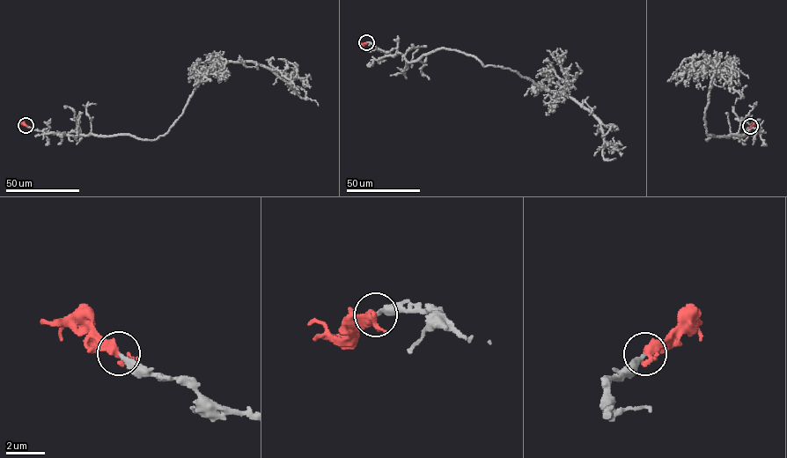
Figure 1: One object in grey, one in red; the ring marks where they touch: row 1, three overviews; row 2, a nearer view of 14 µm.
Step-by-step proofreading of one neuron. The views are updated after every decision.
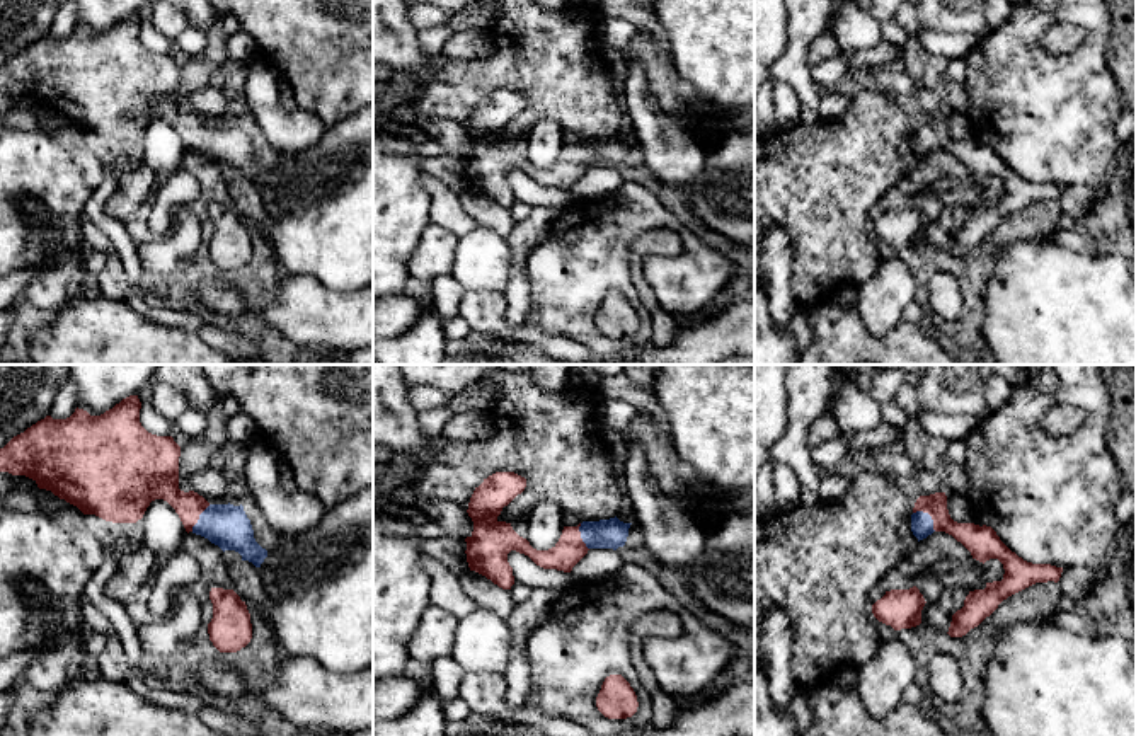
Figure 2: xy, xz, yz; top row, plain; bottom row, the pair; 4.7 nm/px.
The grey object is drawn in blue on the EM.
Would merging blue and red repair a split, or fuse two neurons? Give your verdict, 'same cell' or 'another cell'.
same cell

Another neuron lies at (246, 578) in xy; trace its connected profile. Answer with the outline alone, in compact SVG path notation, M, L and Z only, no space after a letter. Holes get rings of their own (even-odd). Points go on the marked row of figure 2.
M235 561L228 564L228 574L233 584L233 591L242 601L254 605L259 615L269 618L269 601L262 588L259 567L249 561Z

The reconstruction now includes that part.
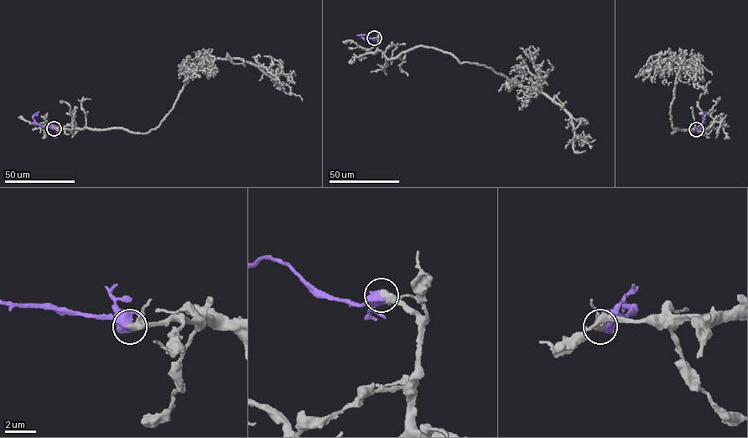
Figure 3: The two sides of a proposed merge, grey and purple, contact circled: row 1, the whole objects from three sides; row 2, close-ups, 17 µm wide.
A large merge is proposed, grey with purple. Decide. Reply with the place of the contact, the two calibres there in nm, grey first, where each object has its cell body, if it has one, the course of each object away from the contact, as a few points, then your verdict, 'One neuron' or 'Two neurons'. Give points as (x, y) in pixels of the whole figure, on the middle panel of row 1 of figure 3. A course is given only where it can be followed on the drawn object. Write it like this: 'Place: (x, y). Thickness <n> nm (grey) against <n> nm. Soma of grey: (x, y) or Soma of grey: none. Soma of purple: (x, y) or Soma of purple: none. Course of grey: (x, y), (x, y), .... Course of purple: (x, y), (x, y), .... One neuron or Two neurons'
Place: (374, 38). Thickness 320 nm (grey) against 480 nm. Soma of grey: none. Soma of purple: none. Course of grey: (374, 38), (388, 59), (432, 47), (541, 91), (568, 112), (573, 150), (585, 151). Course of purple: (374, 38), (360, 35), (366, 40). One neuron

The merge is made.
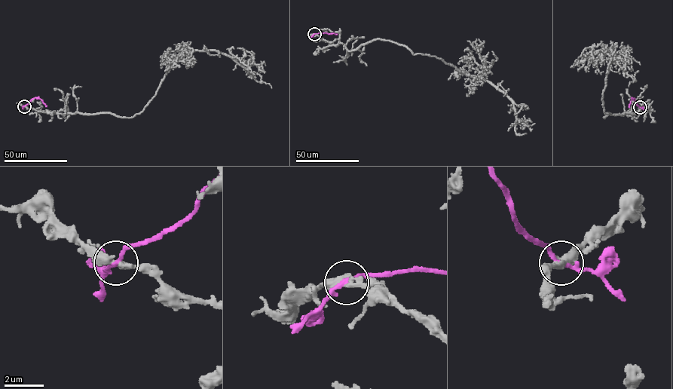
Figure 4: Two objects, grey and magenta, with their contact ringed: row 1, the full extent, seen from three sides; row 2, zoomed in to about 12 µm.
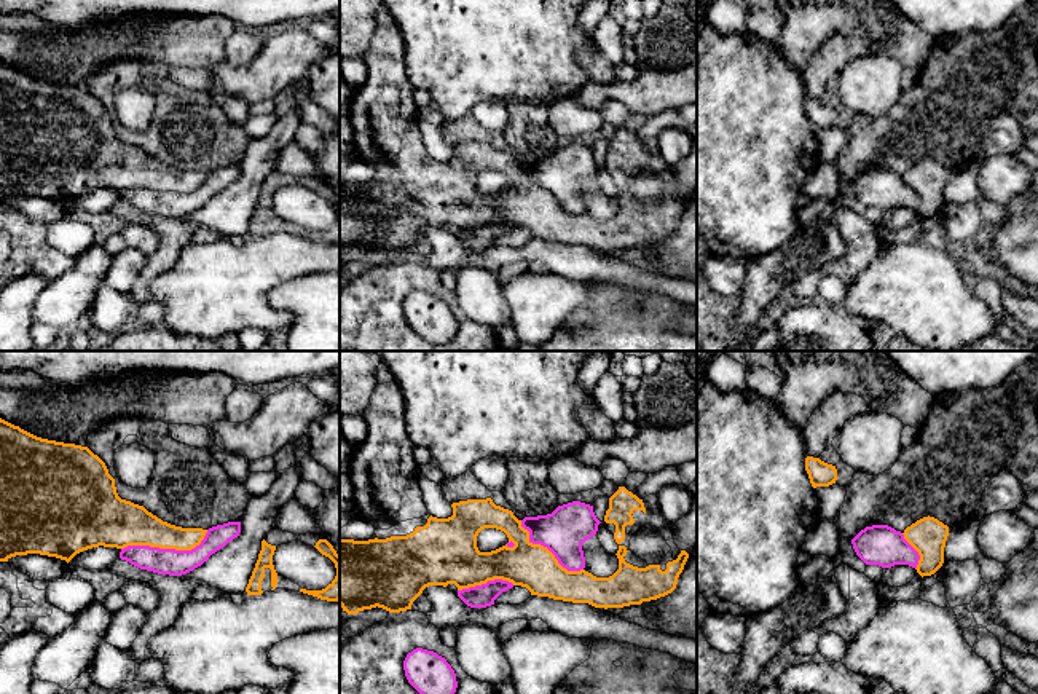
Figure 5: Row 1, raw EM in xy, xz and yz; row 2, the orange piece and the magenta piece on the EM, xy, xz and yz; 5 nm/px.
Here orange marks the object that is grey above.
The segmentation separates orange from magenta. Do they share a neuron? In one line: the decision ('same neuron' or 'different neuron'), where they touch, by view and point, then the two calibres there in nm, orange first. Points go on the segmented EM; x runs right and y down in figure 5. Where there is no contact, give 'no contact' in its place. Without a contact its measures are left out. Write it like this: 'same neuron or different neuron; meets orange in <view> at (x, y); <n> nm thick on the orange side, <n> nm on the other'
different neuron; meets orange in xy at (166, 548); 220 nm thick on the orange side, 130 nm on the other

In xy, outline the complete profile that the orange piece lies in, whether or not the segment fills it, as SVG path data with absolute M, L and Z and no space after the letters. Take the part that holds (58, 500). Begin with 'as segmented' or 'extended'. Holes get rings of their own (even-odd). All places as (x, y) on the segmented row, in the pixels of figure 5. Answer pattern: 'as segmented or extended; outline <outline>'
as segmented; outline M0 418L0 562L16 555L40 554L65 560L92 547L150 546L191 550L207 530L182 528L163 522L144 506L121 499L105 463L88 447L37 437Z

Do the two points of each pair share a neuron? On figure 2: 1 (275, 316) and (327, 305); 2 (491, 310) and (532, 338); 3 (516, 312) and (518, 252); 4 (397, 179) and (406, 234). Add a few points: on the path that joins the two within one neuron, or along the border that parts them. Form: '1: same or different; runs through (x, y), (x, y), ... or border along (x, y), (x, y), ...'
1: same; runs through (288, 312), (314, 312)
2: same; runs through (498, 322), (508, 333), (520, 333)
3: same; runs through (518, 297), (518, 268)
4: same; runs through (397, 193), (397, 220)

